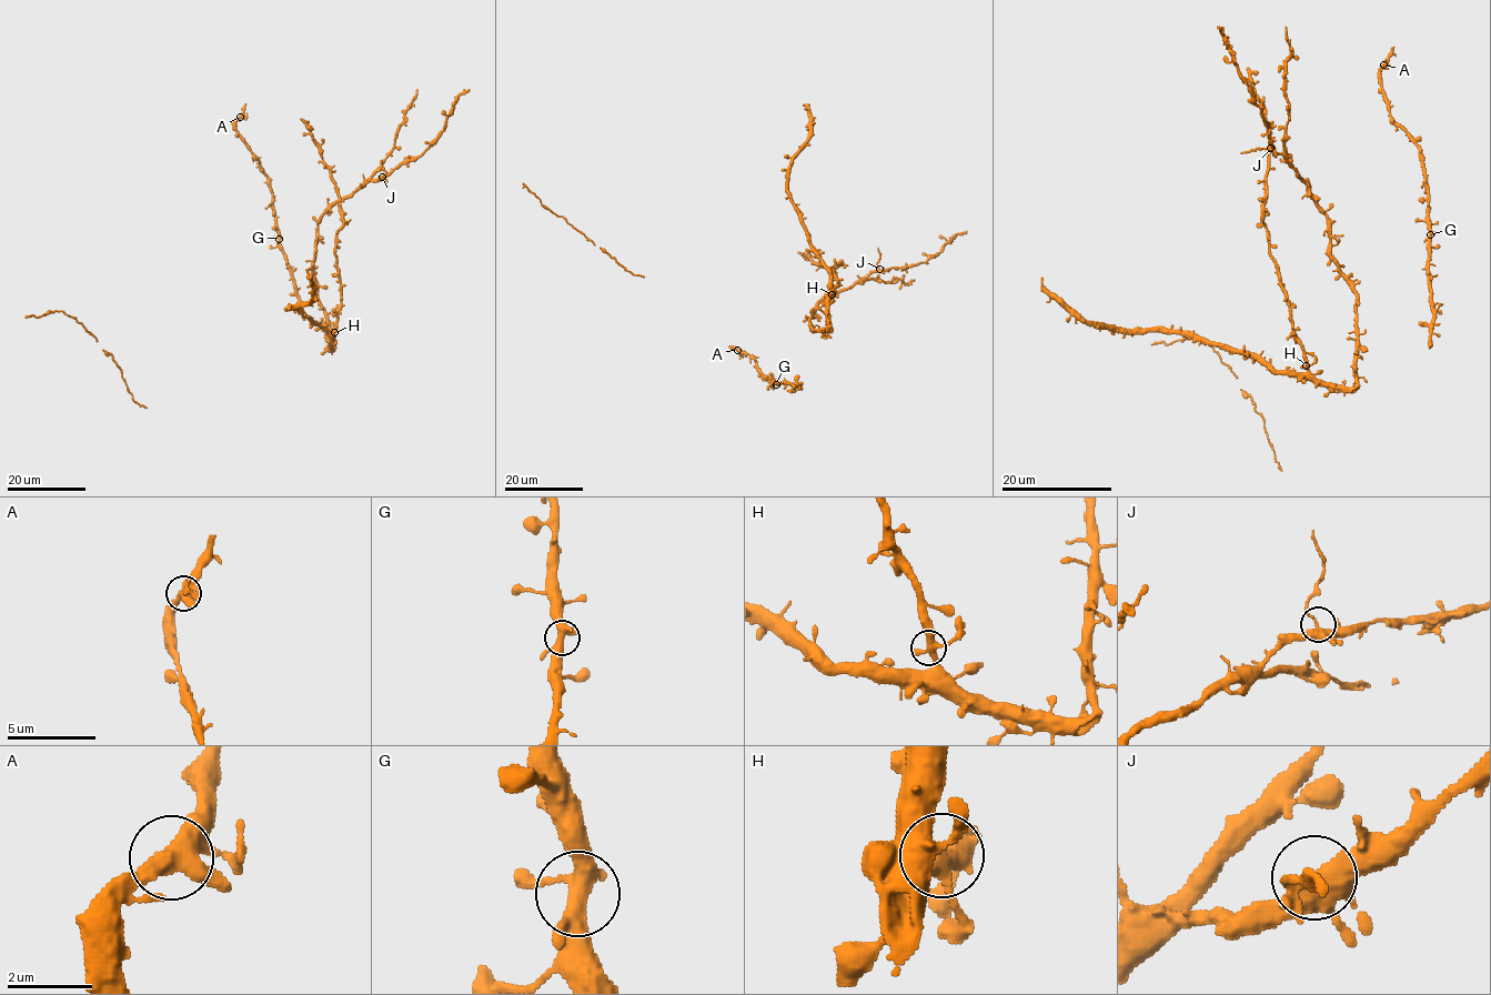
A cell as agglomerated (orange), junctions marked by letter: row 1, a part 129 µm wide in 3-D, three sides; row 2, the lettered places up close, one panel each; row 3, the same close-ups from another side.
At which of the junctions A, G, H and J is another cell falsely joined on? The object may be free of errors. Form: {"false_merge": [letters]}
{"false_merge": []}

